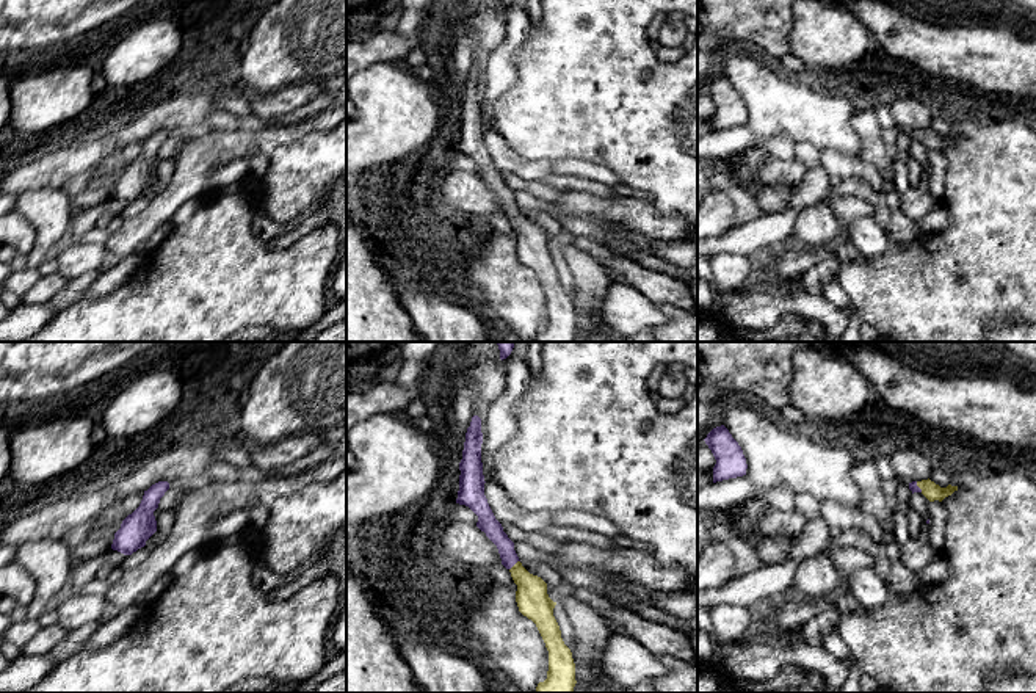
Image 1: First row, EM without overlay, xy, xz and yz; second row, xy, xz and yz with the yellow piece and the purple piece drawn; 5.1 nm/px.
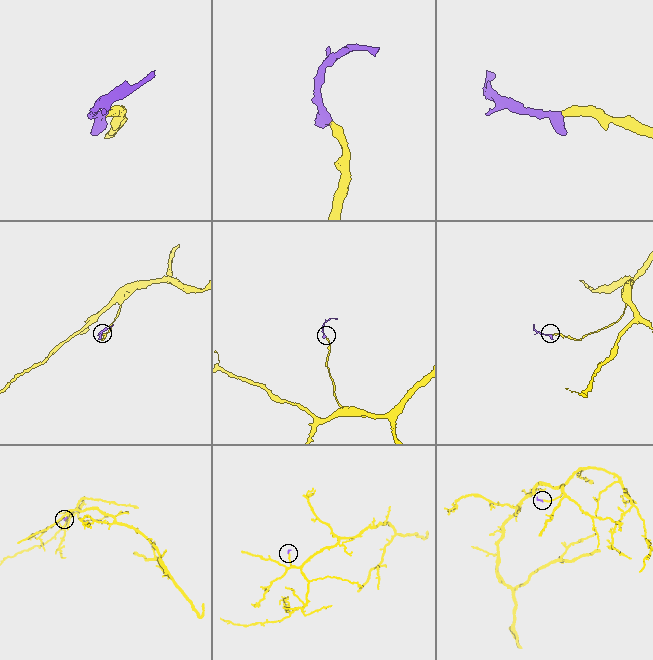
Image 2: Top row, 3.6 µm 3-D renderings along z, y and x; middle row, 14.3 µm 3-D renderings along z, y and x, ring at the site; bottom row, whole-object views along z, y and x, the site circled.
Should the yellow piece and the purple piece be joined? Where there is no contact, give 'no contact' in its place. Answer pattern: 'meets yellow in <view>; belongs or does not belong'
meets yellow in xz; belongs

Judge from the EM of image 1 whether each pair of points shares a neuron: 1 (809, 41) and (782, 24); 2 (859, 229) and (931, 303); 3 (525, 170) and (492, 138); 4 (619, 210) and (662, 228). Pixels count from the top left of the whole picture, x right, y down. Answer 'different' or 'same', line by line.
1: different
2: different
3: same
4: same

